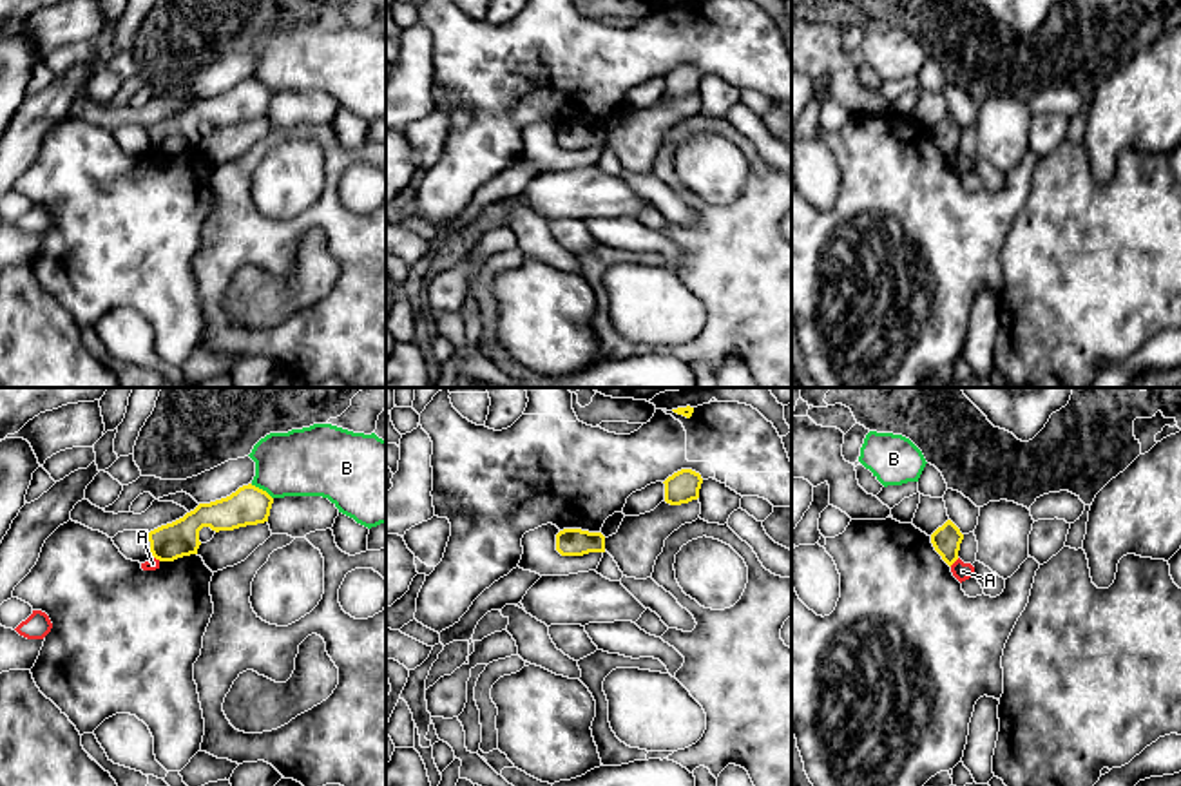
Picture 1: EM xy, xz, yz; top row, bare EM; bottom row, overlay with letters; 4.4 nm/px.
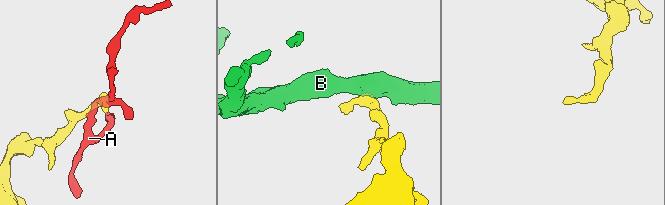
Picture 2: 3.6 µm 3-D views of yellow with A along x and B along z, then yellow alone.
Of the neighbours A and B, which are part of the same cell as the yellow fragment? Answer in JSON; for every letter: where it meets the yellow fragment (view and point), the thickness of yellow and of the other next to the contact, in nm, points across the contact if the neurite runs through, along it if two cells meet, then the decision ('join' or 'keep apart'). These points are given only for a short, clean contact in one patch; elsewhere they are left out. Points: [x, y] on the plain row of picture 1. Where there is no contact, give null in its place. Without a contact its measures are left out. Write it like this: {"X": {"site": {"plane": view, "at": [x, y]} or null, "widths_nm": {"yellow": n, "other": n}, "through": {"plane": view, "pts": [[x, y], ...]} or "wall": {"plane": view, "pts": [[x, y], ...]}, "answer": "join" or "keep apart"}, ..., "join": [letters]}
{"A": {"site": {"plane": "yz", "at": [953, 156]}, "widths_nm": {"yellow": 130, "other": 80}, "wall": {"plane": "yz", "pts": [[959, 153], [950, 160]]}, "answer": "keep apart"}, "B": {"site": {"plane": "xy", "at": [261, 84]}, "widths_nm": {"yellow": 180, "other": 300}, "wall": {"plane": "xy", "pts": [[250, 78], [272, 93]]}, "answer": "keep apart"}, "join": []}

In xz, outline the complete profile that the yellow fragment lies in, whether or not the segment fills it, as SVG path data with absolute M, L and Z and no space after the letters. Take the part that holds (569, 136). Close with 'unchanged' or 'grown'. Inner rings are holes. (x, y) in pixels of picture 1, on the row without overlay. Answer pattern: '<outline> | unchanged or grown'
M563 123L556 129L556 145L562 150L583 150L589 147L605 147L605 130L581 123Z | unchanged

